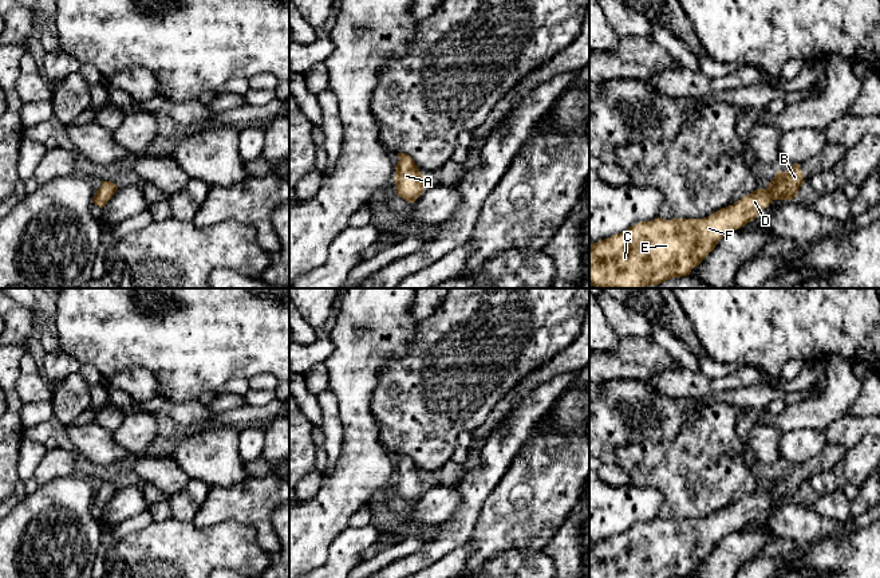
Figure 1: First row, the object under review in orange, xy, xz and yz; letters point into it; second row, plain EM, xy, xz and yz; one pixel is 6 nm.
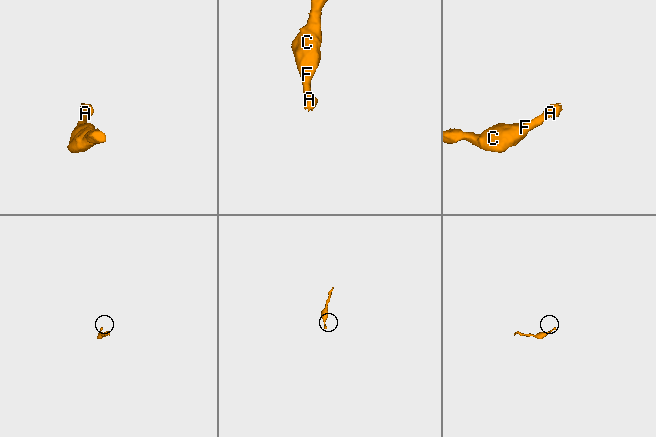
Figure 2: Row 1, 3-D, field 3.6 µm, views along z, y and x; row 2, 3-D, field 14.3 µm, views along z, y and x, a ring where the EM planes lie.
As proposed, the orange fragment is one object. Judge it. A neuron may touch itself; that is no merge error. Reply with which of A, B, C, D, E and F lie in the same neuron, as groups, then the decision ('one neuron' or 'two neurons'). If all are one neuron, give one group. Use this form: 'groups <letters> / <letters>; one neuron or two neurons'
groups A B C D E F; one neuron

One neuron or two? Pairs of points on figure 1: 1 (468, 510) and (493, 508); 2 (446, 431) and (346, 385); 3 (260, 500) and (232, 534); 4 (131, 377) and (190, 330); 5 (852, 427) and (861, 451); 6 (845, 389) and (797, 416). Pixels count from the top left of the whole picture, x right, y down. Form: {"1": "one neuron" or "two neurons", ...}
{"1": "two neurons", "2": "two neurons", "3": "two neurons", "4": "two neurons", "5": "two neurons", "6": "one neuron"}

